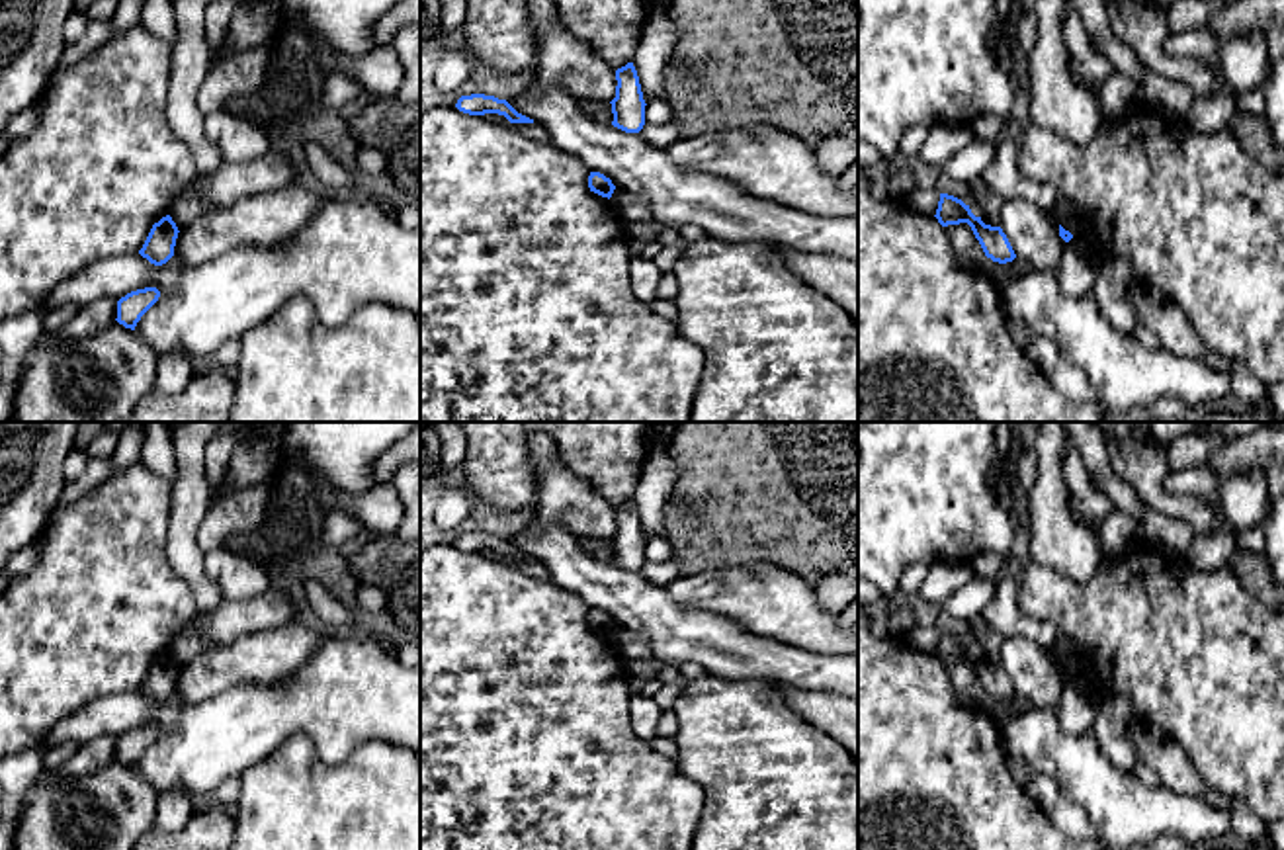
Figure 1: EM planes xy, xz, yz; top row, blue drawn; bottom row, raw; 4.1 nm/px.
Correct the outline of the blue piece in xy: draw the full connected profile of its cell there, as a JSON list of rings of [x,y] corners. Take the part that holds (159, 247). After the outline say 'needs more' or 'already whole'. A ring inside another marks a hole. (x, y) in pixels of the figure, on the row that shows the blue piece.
[[[162,217],[158,223],[152,225],[139,254],[154,266],[166,264],[174,256],[178,233],[180,231],[172,217]]]; already whole

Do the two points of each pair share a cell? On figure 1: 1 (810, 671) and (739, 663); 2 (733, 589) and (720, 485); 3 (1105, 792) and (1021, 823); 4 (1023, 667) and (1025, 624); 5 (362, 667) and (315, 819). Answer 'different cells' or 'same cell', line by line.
1: same cell
2: different cells
3: different cells
4: different cells
5: different cells

